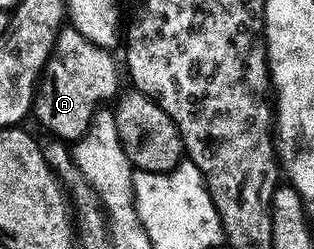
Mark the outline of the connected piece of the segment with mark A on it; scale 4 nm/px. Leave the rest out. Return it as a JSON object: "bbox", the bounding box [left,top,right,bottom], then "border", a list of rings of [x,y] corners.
{"bbox":[31,24,116,140],"border":[[[71,24],[61,25],[53,44],[52,52],[48,57],[42,71],[42,77],[35,84],[35,94],[32,96],[31,113],[46,129],[60,138],[75,140],[88,131],[88,125],[92,122],[92,116],[96,113],[103,98],[115,99],[116,90],[116,66],[112,63],[113,56],[103,49],[95,46],[90,40],[84,38],[81,32],[75,30]]]}

